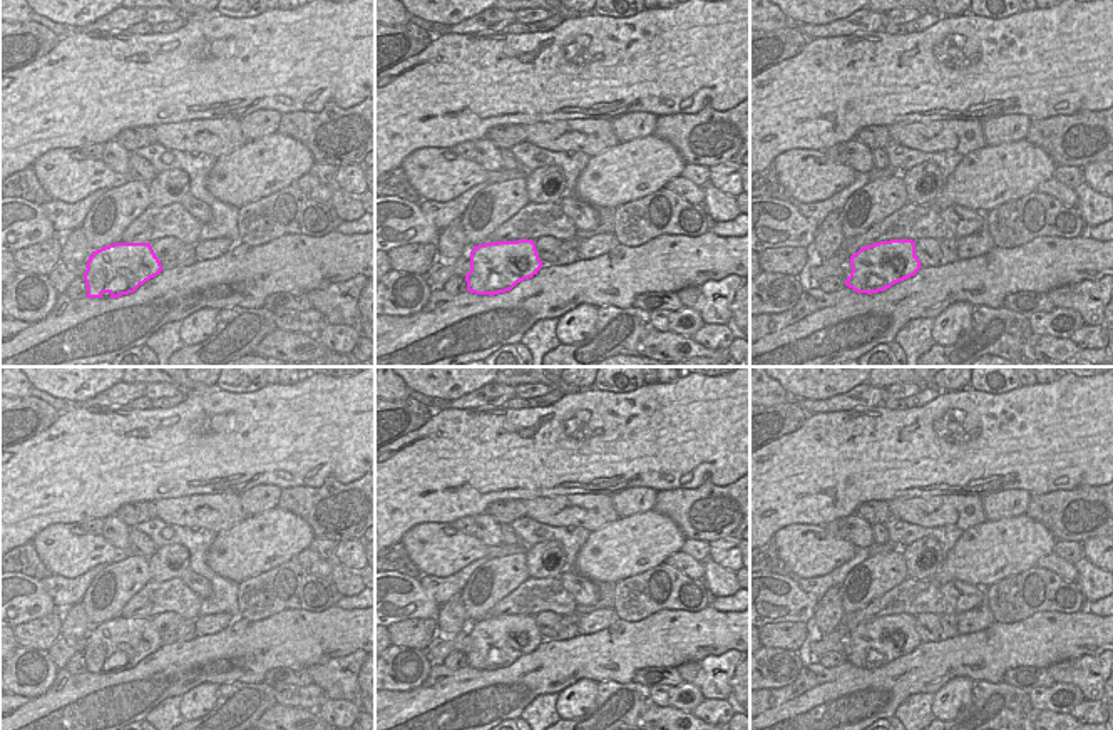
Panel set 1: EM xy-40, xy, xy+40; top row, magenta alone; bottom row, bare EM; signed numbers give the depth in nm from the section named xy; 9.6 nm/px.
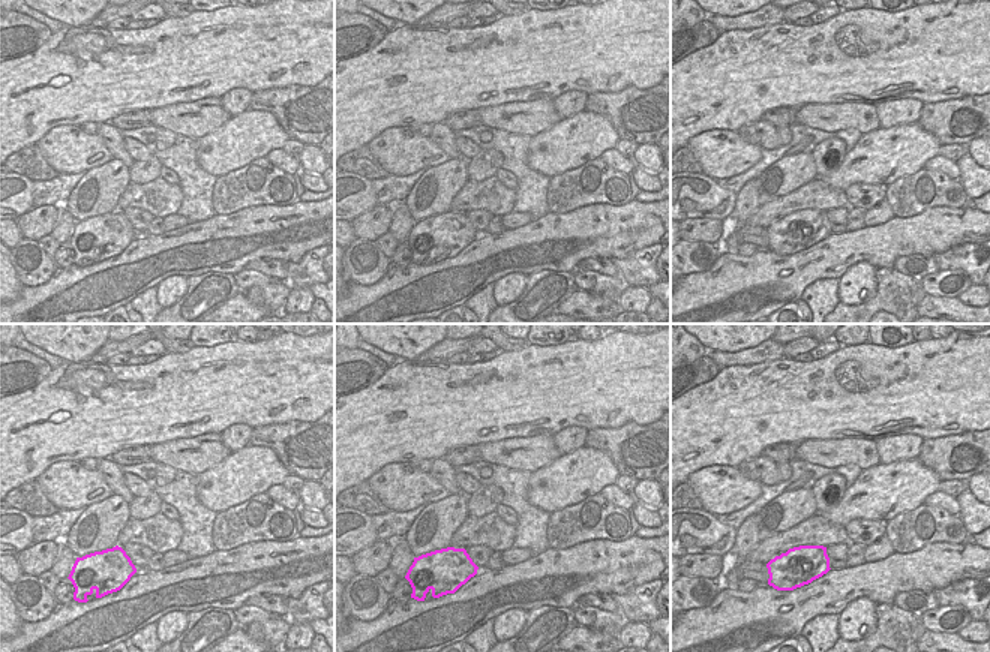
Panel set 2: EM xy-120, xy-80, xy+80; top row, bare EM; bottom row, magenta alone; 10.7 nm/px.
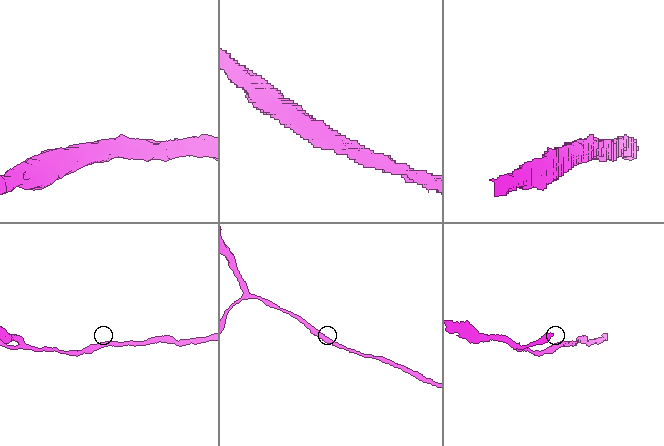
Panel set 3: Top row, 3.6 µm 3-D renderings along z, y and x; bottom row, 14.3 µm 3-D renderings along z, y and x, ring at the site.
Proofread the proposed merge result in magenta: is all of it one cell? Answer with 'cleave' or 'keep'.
keep

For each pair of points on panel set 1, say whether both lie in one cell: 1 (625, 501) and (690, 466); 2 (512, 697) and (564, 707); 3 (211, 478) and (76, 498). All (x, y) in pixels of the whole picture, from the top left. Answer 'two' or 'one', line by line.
1: two
2: two
3: one

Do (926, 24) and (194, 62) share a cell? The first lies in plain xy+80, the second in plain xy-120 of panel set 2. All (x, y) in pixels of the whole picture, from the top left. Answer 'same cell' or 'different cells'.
same cell

